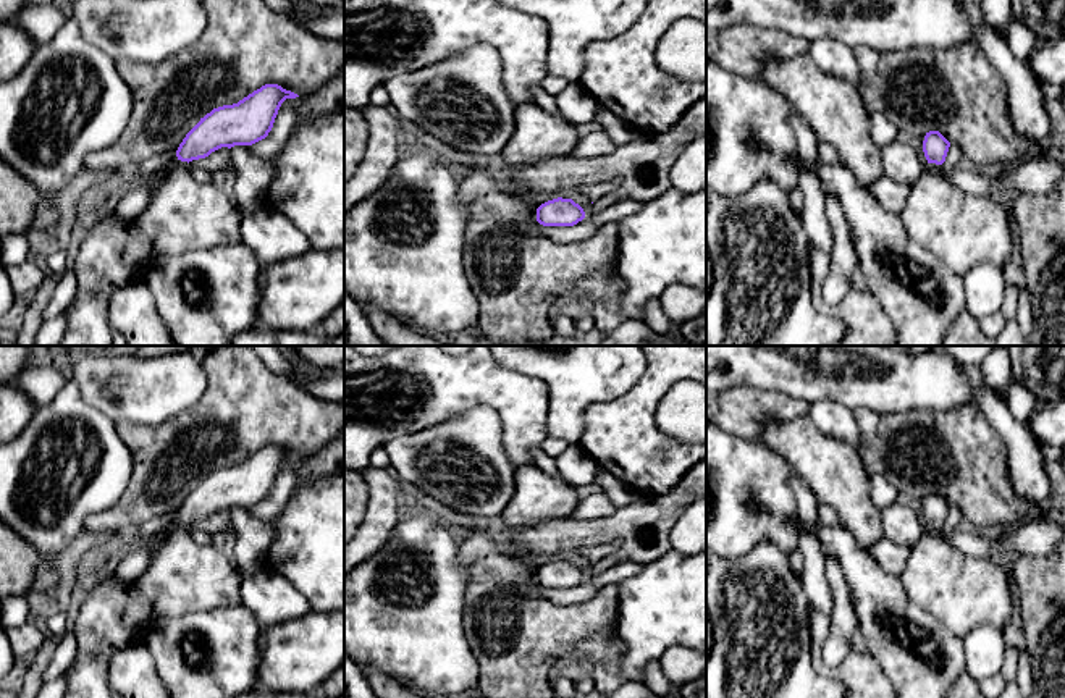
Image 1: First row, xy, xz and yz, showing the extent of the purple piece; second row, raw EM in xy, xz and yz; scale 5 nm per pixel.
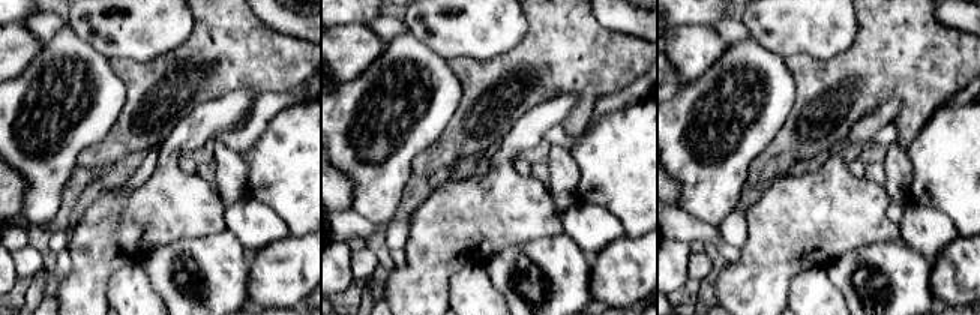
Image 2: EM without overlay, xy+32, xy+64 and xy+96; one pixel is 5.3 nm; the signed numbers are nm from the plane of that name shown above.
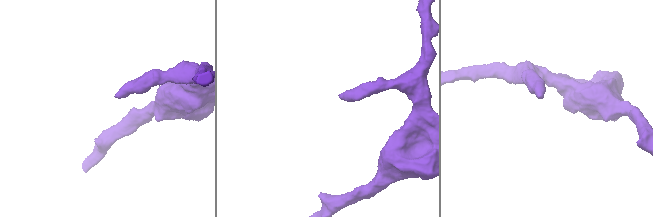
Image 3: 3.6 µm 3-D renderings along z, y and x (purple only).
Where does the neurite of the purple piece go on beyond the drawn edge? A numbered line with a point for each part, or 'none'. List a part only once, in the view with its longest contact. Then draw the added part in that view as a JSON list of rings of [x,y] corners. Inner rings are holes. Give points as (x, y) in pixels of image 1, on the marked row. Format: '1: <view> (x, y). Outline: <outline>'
1: yz (962, 230). Outline: [[[926,165],[900,217],[908,236],[958,276],[984,262],[1004,268],[1010,257],[1013,241],[1004,205],[992,197],[966,194],[945,176],[941,165]]]

